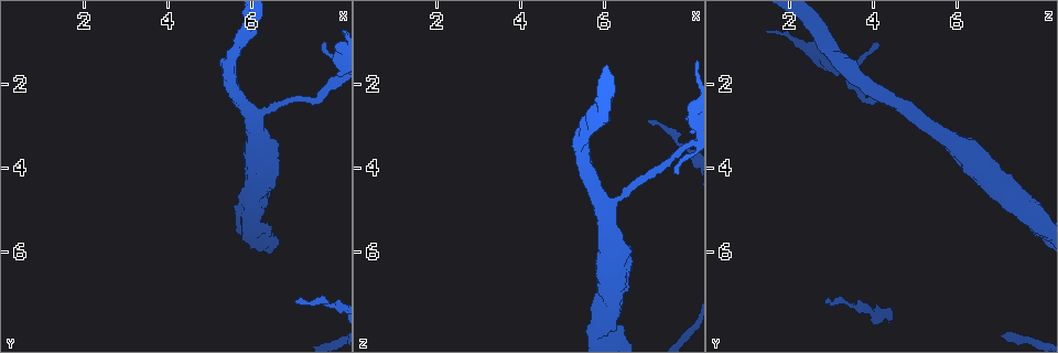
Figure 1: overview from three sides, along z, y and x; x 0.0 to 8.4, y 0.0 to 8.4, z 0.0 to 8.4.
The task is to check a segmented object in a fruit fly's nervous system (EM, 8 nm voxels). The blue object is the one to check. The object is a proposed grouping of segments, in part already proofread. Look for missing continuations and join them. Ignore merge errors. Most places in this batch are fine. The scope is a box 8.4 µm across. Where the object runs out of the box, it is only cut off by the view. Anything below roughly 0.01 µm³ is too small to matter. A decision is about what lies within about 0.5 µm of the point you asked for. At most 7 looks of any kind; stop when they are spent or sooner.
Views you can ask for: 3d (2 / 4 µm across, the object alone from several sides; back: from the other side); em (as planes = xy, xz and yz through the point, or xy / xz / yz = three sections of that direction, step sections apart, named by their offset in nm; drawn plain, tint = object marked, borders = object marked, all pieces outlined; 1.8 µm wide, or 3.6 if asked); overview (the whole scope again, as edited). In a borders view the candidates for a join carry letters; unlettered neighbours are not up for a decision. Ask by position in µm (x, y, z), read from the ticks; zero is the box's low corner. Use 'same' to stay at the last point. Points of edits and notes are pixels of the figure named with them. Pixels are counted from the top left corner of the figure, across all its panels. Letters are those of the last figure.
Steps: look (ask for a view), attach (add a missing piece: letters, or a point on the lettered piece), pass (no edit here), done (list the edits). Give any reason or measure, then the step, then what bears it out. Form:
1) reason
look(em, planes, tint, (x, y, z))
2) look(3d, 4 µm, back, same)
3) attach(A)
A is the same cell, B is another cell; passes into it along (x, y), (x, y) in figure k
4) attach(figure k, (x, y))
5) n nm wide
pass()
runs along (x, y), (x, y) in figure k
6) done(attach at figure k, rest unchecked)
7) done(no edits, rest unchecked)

tapers out
look(3d, 2 µm, (7.80, 1.05, 4.05))

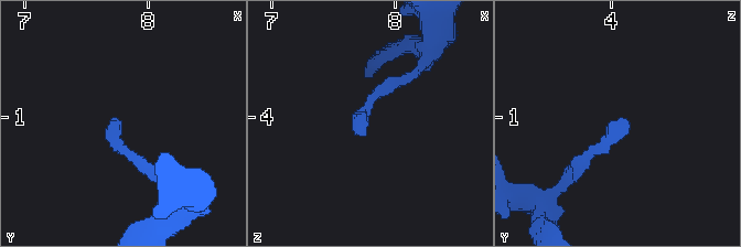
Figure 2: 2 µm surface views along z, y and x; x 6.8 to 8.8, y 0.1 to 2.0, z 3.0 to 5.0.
look(em, xz, step 16, borders, (7.76, 1.04, 4.12))

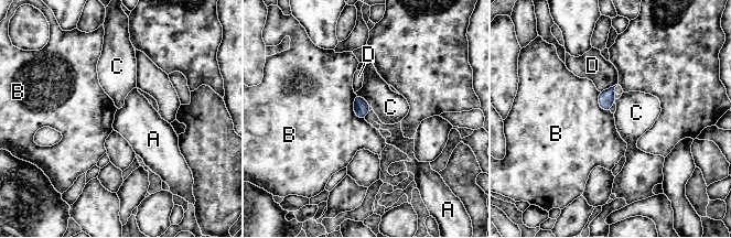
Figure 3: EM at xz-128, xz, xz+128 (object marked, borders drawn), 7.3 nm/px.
pass()
A, B, C and D are other cells; border along (369, 111), (364, 118) in figure 3; none of them fits

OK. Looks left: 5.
two arms in line, one across
look(3d, 4 µm, (6.05, 2.80, 5.00))

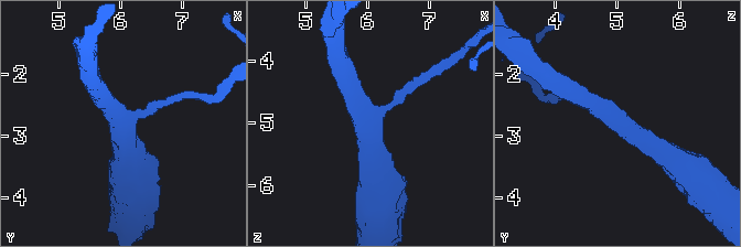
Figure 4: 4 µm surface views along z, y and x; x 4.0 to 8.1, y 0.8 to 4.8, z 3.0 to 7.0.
3 arms; shape alone is not enough
look(em, yz, step 4, tint, (6.05, 2.75, 4.95))

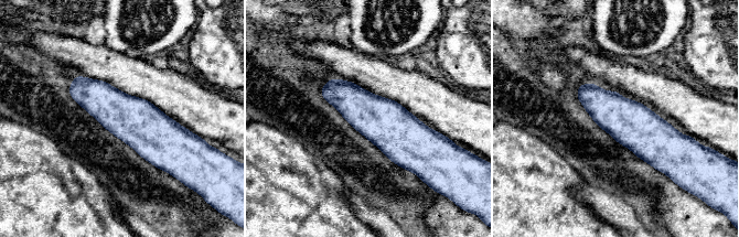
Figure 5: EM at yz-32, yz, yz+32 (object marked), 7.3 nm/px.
look(em, xz, step 8, borders, same)

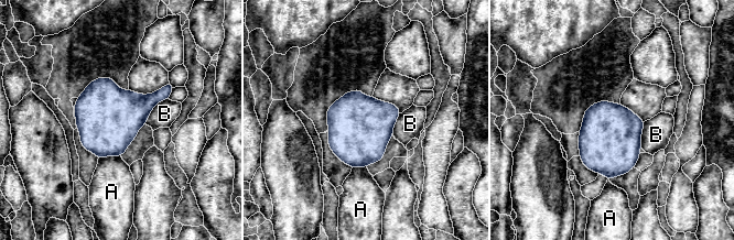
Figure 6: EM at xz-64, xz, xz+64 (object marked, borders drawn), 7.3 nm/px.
pass()
A and B are other cells; border along (120, 155), (106, 155), (98, 159) in figure 6; none of them fits

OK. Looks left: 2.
done(no edits, rest unchecked)

